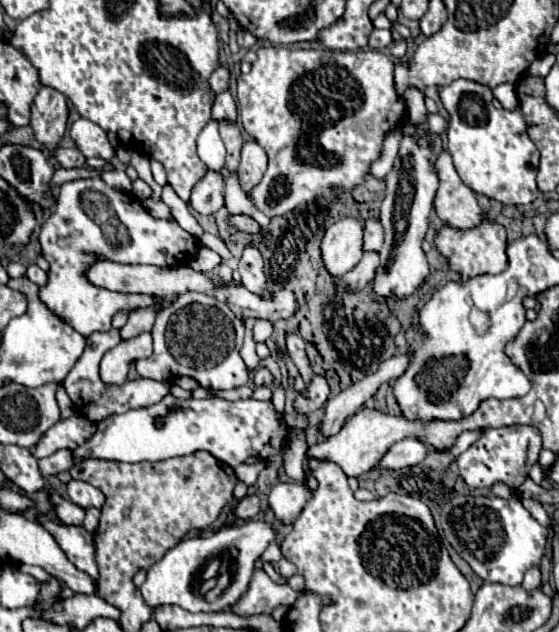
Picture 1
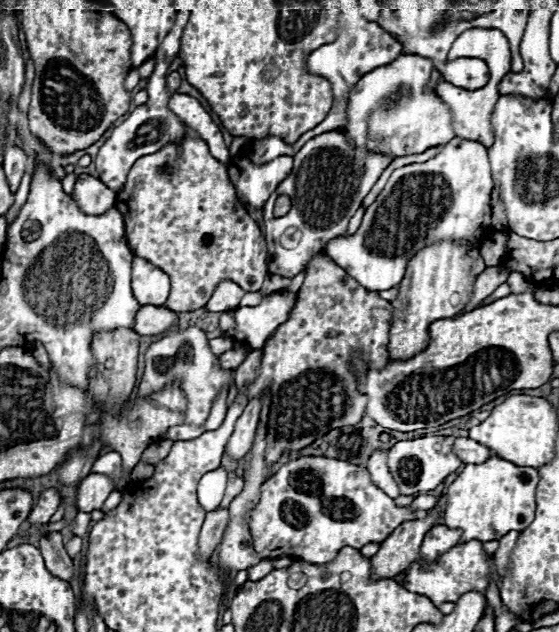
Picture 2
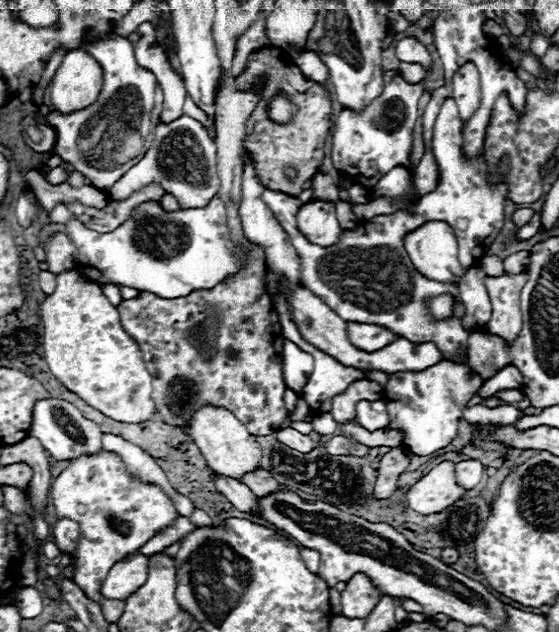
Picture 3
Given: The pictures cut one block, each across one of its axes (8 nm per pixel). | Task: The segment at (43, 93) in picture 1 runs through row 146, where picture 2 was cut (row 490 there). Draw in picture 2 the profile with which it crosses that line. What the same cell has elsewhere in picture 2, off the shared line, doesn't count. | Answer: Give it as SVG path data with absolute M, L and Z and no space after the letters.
M54 488L44 490L38 496L38 500L36 500L36 504L34 504L34 508L32 508L30 516L28 516L28 522L30 524L46 524L46 522L50 522L52 514L58 510L58 506L60 506L58 490L54 490Z

